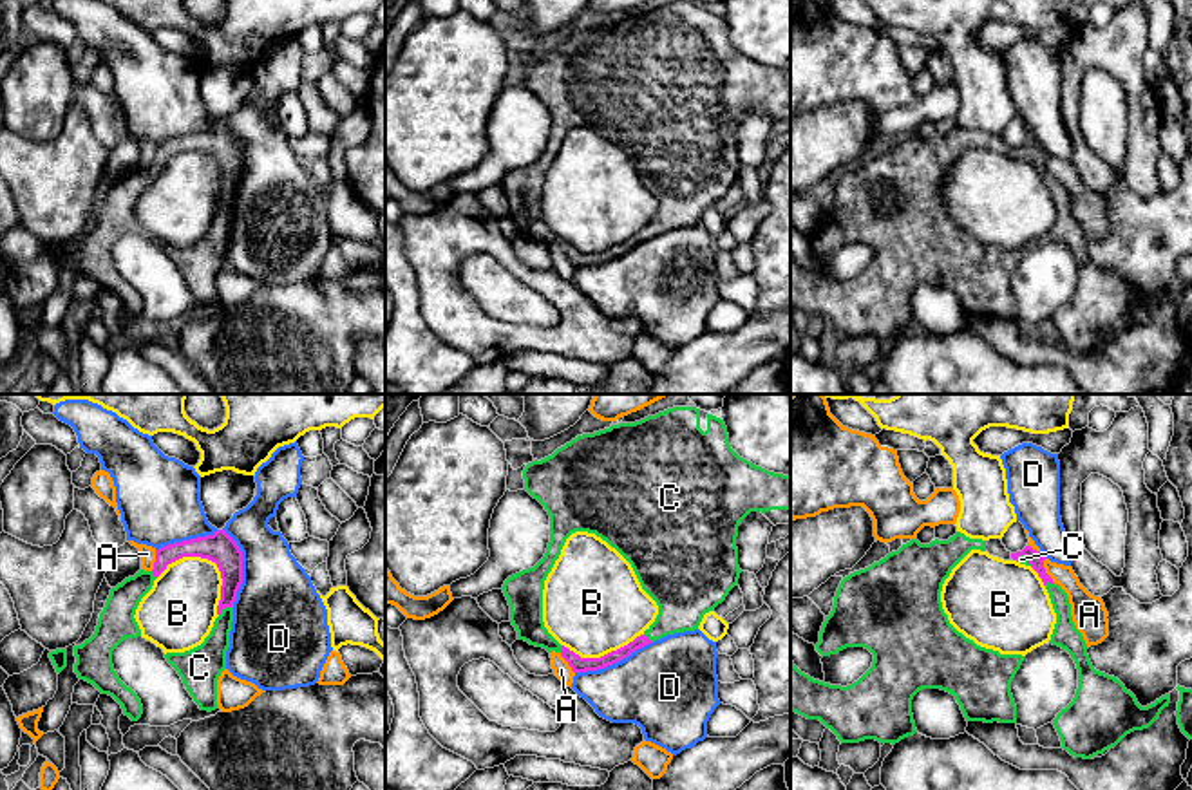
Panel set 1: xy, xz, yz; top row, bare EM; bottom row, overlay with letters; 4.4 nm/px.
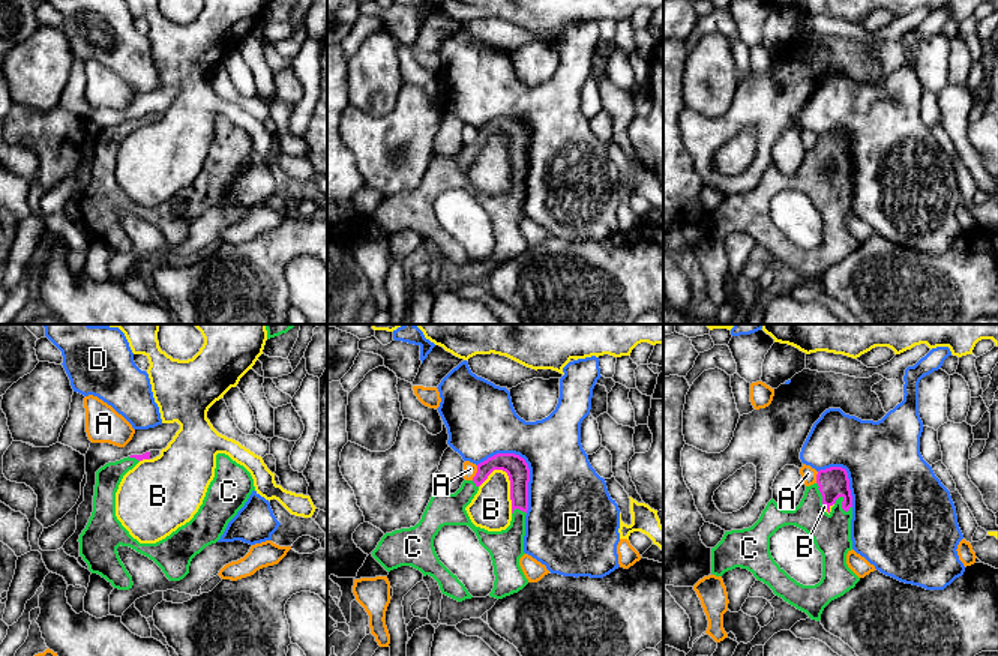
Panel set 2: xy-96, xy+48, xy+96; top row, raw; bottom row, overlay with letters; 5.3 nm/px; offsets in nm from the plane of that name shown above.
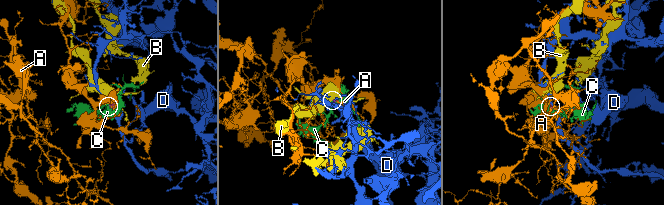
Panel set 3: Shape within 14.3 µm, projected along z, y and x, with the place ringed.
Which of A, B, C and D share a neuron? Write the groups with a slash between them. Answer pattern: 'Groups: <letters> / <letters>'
Groups: A / B / C / D

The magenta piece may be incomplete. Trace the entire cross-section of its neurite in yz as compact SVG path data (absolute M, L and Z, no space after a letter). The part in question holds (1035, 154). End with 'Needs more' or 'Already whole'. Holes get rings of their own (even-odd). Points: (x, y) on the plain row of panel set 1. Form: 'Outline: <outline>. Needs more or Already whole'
Outline: M1026 141L1011 148L1011 154L1031 161L1042 174L1056 208L1049 239L1065 244L1078 264L1076 289L1053 315L1062 343L1074 353L1091 354L1116 342L1127 329L1149 324L1168 302L1170 287L1141 302L1118 273L1096 266L1073 217L1067 188L1045 168L1044 148Z. Needs more

